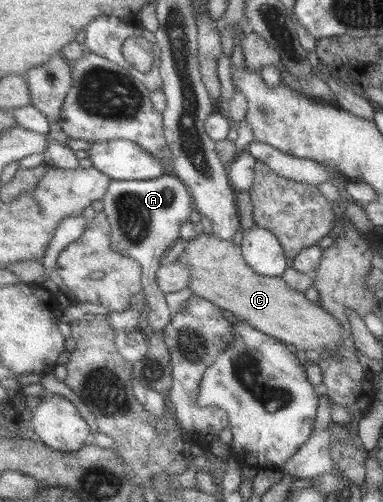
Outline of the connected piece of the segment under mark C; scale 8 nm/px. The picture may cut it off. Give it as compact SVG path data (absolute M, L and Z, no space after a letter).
M201 233L187 241L176 260L188 266L190 282L187 287L193 295L211 301L293 350L332 351L342 341L342 326L326 310L309 301L303 292L289 288L280 276L259 276L253 272L244 261L240 246L233 241Z

